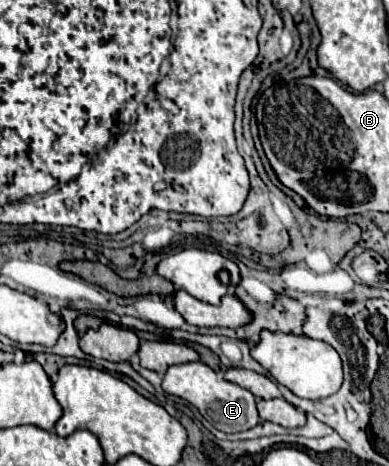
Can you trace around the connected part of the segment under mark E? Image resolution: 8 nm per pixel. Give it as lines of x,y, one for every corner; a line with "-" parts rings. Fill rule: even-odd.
187,362
171,366
163,378
163,390
197,406
201,416
207,418
221,432
245,432
259,424
259,414
255,408
253,394
237,384
227,382
225,378
221,378
221,374
217,374
203,362

